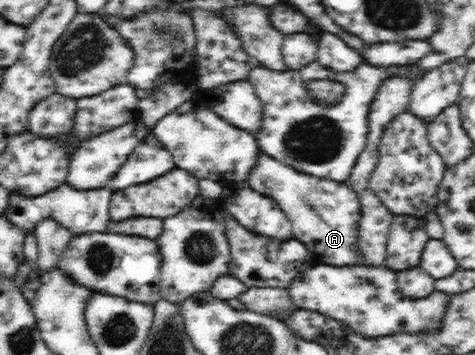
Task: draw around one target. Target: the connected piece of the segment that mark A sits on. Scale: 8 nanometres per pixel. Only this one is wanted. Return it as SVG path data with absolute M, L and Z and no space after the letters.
M262 153L257 168L245 179L249 188L269 196L291 220L295 239L307 246L309 257L315 264L332 266L354 266L359 263L357 254L357 221L359 221L359 200L344 182L321 179L288 167Z

